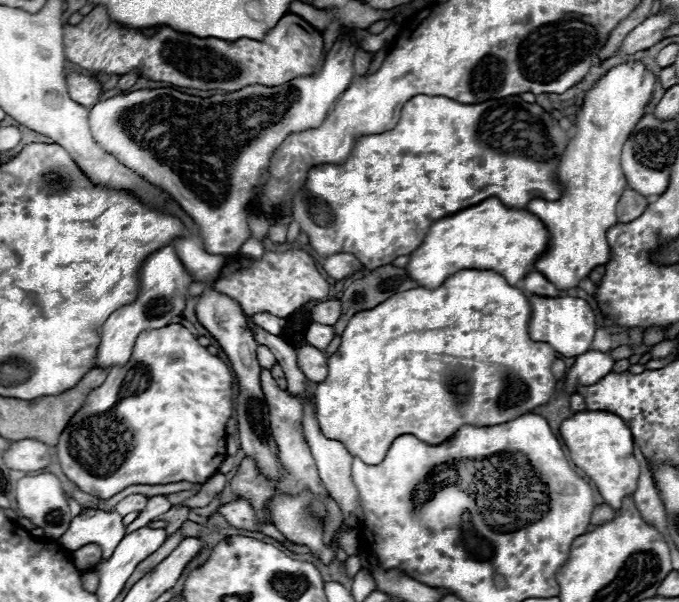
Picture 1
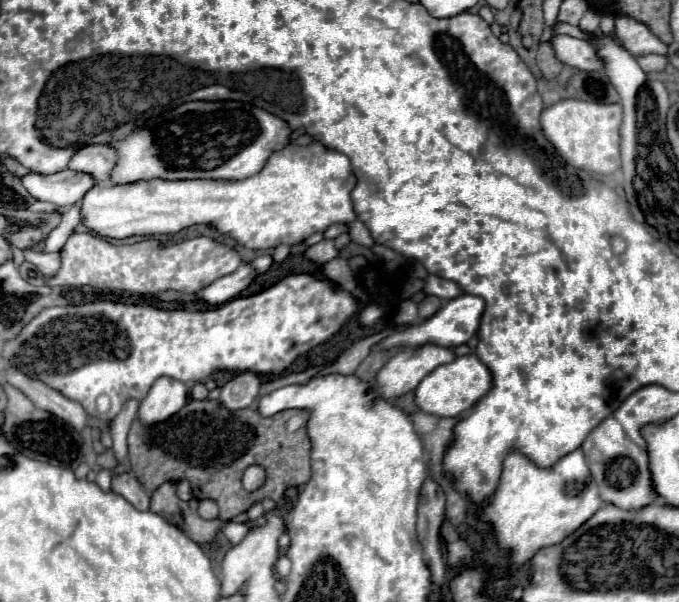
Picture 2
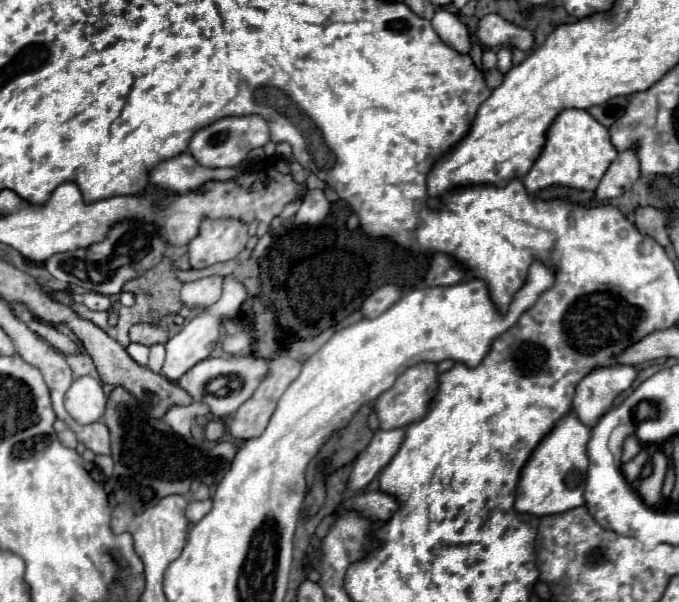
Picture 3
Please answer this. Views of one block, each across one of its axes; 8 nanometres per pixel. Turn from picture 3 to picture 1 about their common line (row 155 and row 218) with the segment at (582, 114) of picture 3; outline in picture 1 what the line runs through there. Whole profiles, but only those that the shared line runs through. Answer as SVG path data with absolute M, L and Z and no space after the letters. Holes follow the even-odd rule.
M640 60L622 62L602 74L584 96L582 108L576 114L574 134L570 136L556 168L556 180L562 186L562 196L552 202L534 198L526 206L552 234L550 250L536 260L534 268L542 272L558 290L578 286L578 282L584 280L592 268L610 260L606 232L618 222L616 204L626 190L626 178L620 168L620 150L626 136L634 130L634 124L638 124L644 116L656 82L658 76Z

